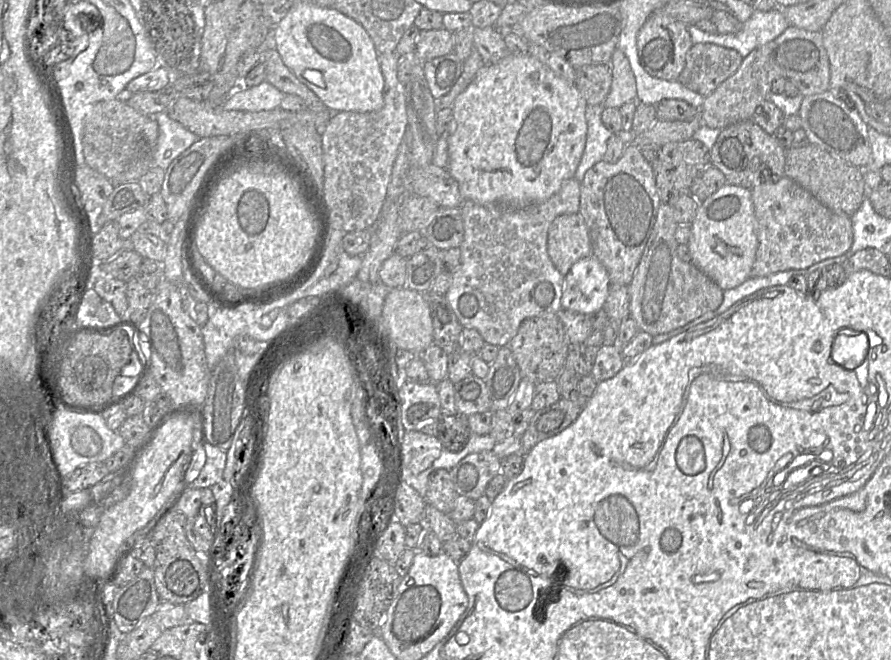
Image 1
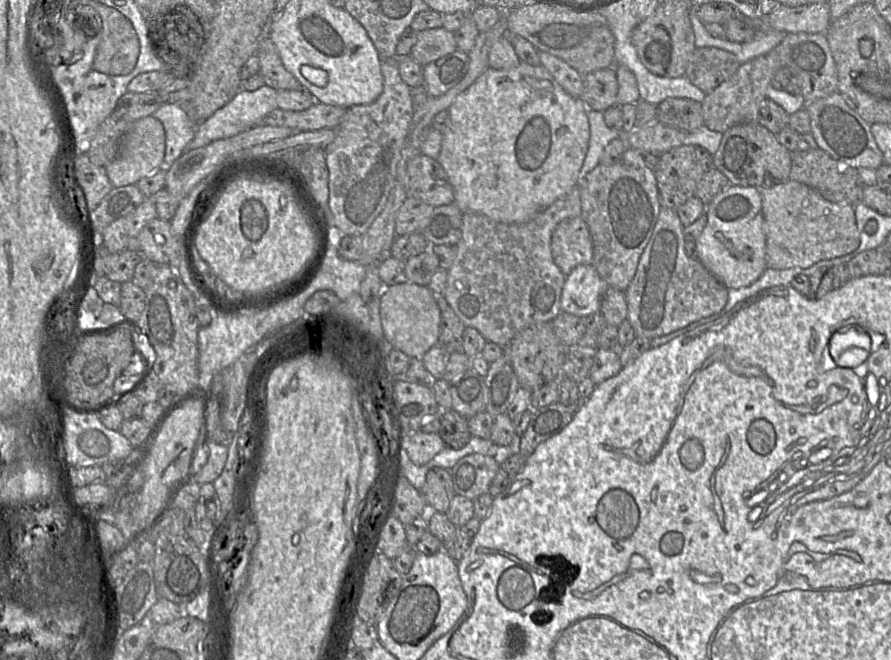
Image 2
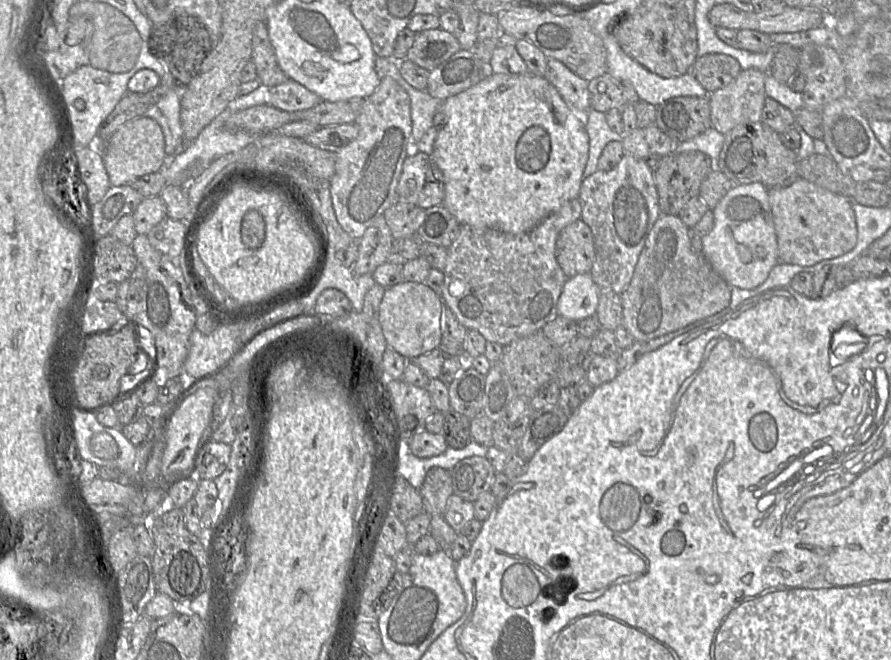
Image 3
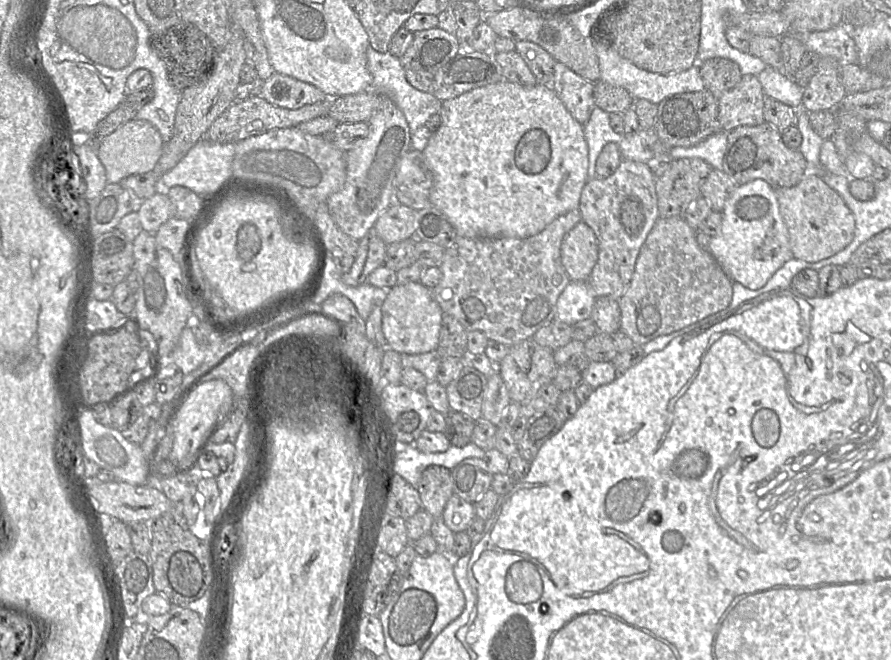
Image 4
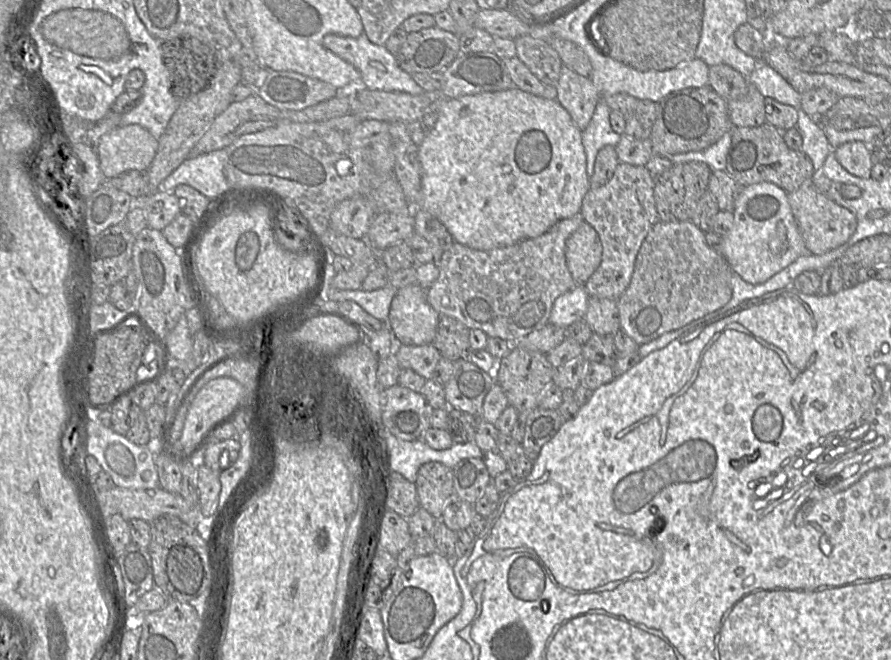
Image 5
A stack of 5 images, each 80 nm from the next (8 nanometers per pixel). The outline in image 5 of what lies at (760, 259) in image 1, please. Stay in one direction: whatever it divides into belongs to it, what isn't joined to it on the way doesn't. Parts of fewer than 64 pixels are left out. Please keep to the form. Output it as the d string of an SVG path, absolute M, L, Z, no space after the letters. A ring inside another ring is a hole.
M812 180L789 193L788 202L807 250L804 256L823 255L838 248L850 239L857 228L856 216L850 210L820 193Z

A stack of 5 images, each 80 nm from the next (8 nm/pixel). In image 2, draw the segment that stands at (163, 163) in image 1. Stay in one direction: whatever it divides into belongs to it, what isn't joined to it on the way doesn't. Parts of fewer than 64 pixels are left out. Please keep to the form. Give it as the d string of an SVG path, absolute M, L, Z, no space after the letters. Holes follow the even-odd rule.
M164 103L152 116L163 124L165 130L164 167L168 170L194 139L196 125L189 119L183 104Z

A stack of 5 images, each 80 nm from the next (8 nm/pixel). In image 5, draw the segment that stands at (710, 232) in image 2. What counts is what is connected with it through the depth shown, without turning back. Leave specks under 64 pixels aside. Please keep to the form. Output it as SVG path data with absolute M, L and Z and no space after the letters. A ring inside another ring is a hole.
M772 183L744 188L735 201L733 227L723 237L723 257L745 282L758 285L807 253L788 202L788 193Z

